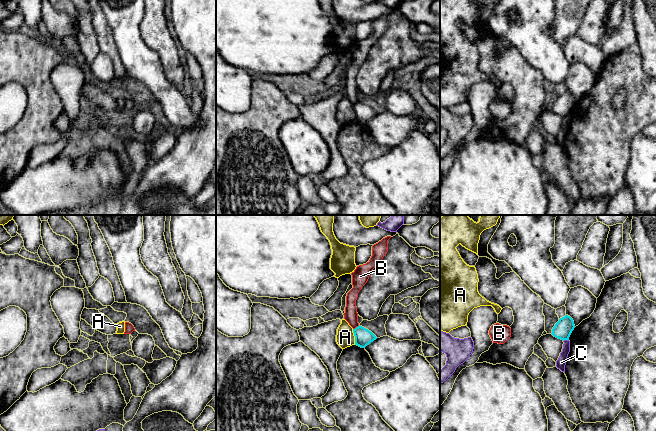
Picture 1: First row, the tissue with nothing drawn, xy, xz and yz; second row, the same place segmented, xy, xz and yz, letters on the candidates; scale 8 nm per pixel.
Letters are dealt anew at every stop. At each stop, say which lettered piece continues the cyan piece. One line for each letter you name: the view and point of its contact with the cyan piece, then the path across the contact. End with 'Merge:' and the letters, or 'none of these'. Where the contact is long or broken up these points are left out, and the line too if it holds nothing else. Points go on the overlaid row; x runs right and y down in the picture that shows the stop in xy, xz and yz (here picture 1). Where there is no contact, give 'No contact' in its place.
Merge: none of these

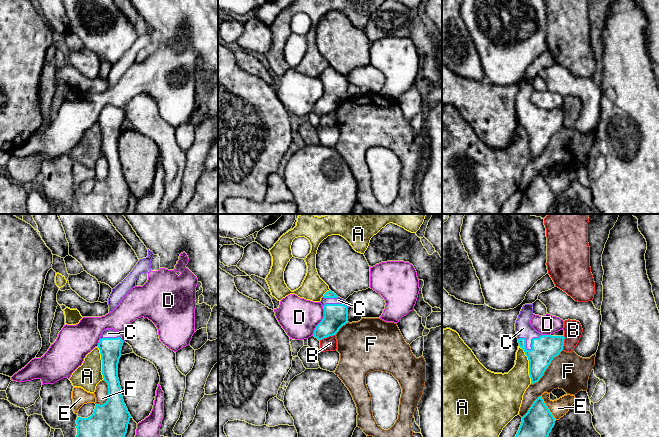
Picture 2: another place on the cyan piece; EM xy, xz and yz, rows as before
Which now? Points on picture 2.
C: Touches cyan at yz (531, 349). Path across: yz (546, 347), (531, 349), (531, 341), (523, 328)
Merge: C

